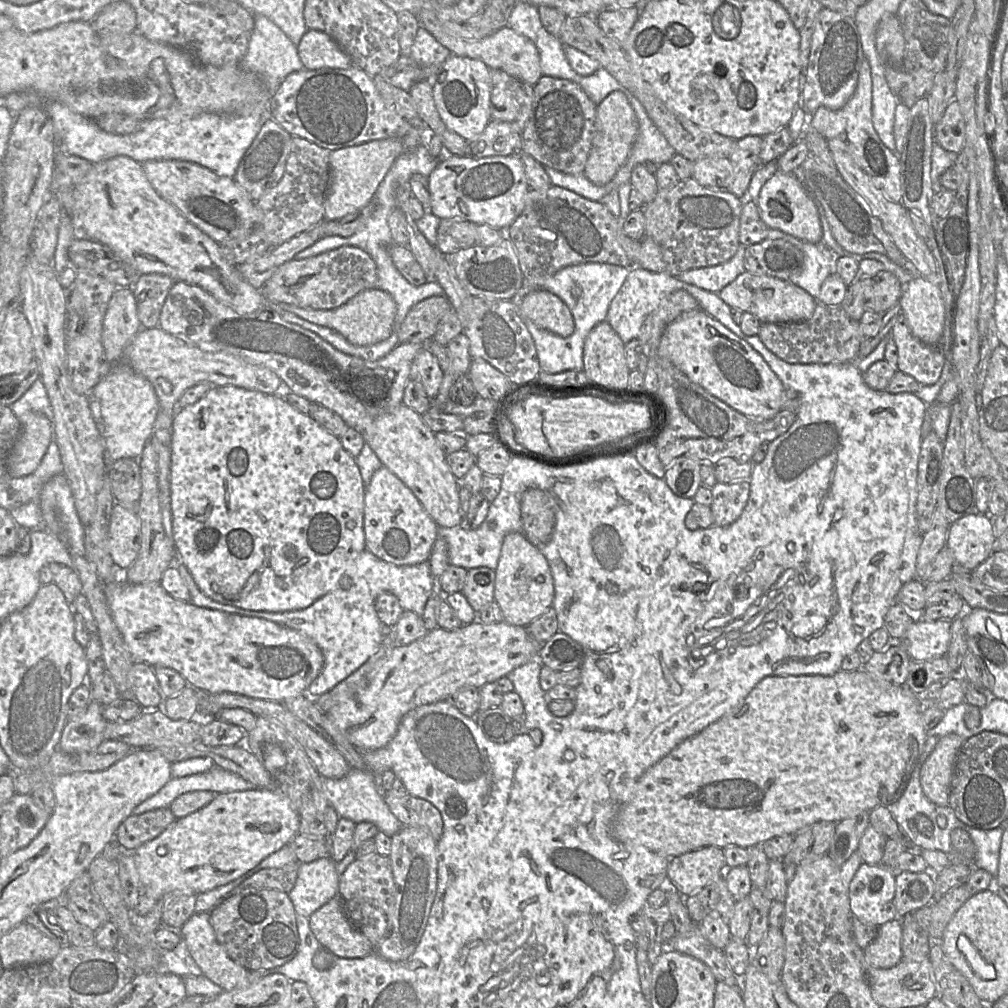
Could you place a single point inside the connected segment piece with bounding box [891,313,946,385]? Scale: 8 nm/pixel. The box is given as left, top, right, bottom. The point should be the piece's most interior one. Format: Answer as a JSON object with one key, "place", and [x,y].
{"place":[923,362]}

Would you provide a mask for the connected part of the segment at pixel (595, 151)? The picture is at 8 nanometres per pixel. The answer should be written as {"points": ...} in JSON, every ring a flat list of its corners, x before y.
{"points":[[611,92,596,109,592,146,584,168,584,175,596,185,610,182,626,162,636,140,639,122,624,92]]}

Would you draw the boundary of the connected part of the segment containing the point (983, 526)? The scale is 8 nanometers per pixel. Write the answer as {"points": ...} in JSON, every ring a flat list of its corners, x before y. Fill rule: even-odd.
{"points":[[972,513,950,525,946,546,957,564,973,571,996,550,996,542,992,517]]}

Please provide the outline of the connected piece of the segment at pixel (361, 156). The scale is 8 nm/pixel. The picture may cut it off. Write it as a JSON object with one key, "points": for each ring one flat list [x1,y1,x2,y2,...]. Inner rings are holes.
{"points":[[401,138,373,140,330,152,330,183,326,194,324,220,334,221,365,207,391,168,404,152]]}

